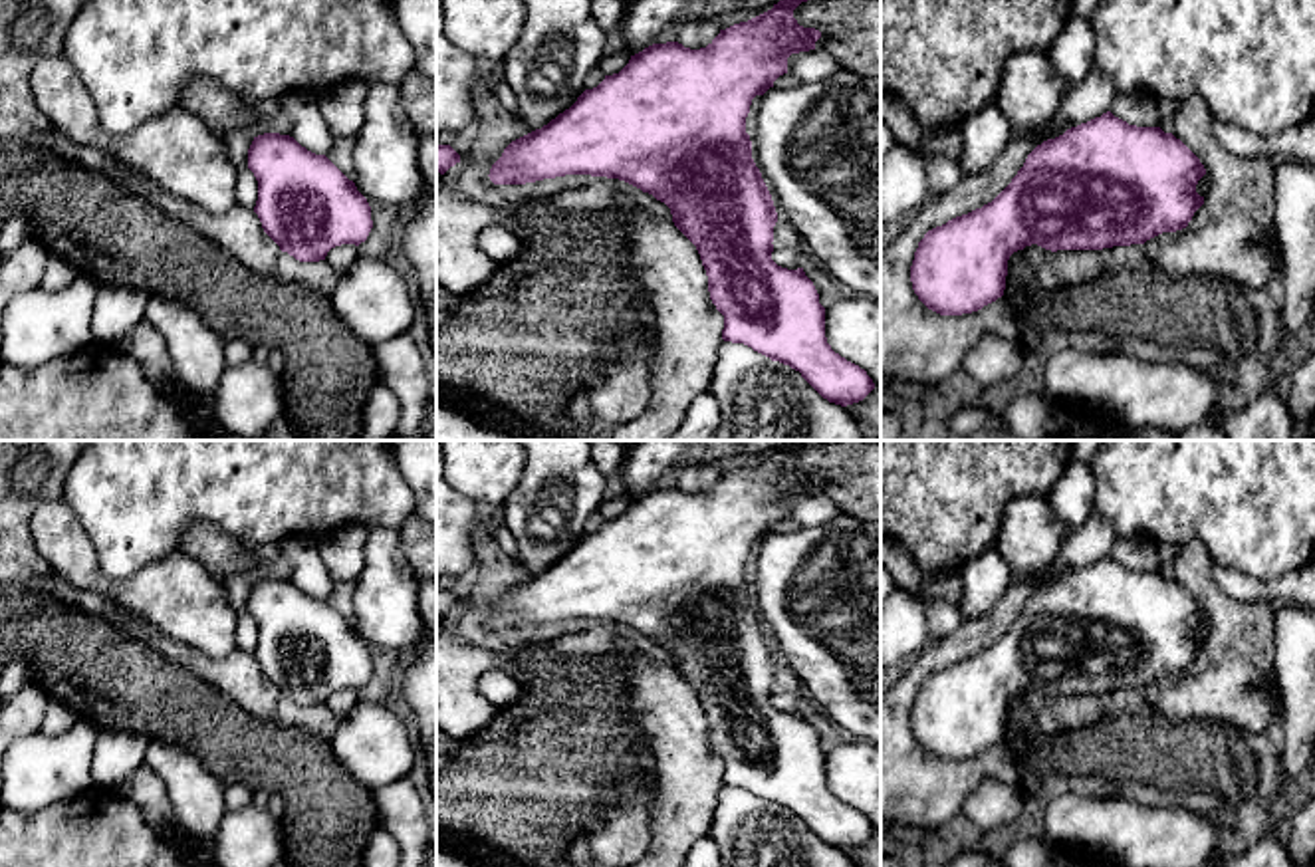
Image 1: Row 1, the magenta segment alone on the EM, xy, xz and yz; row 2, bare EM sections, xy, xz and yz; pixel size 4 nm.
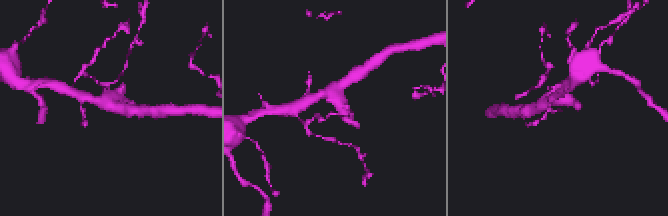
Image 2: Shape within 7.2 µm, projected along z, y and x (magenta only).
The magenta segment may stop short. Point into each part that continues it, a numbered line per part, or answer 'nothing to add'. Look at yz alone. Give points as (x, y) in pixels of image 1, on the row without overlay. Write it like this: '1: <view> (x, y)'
nothing to add

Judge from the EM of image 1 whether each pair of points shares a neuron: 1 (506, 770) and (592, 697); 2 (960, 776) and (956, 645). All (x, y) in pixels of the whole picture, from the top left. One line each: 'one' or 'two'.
1: one
2: one

